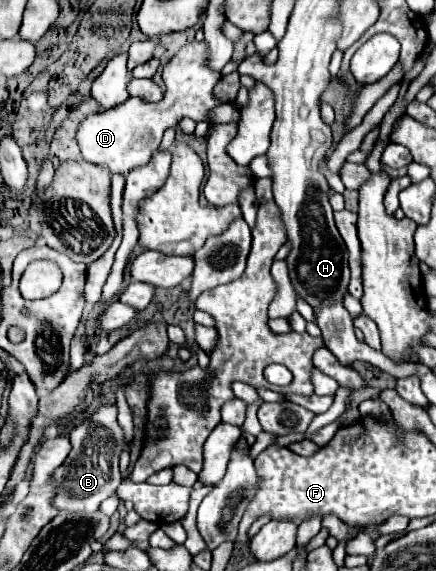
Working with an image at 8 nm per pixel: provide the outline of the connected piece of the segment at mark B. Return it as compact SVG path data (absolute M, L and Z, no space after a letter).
M100 406L96 414L70 430L72 452L52 478L56 488L54 506L58 506L60 512L94 514L98 506L116 492L122 482L122 474L118 470L118 458L124 446L122 436L122 428L116 422L116 406Z

